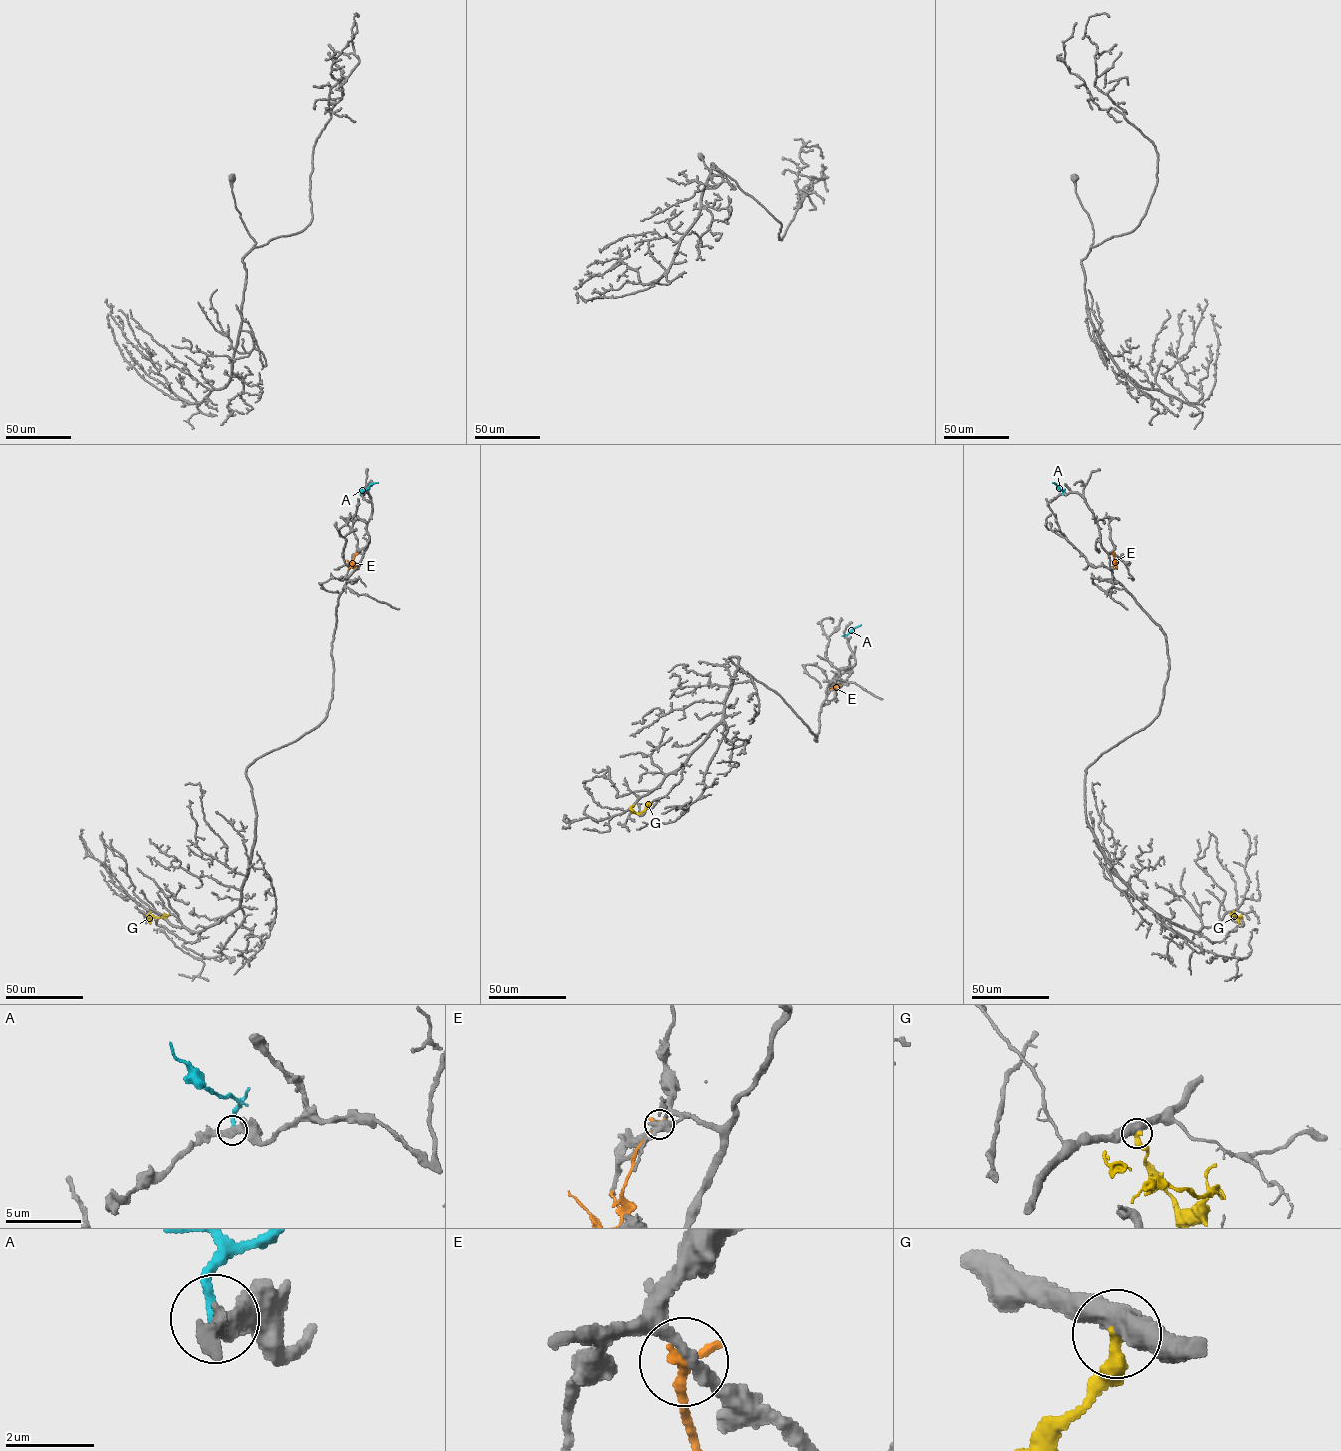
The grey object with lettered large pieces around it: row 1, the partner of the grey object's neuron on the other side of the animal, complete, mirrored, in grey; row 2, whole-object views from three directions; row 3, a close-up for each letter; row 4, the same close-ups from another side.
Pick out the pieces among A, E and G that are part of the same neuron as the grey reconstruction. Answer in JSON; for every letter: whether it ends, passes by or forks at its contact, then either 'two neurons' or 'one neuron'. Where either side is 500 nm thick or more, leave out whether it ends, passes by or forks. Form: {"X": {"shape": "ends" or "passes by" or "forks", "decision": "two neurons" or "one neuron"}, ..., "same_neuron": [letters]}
{"A": {"shape": "ends", "decision": "two neurons"}, "E": {"shape": "ends", "decision": "two neurons"}, "G": {"decision": "two neurons"}, "same_neuron": []}

